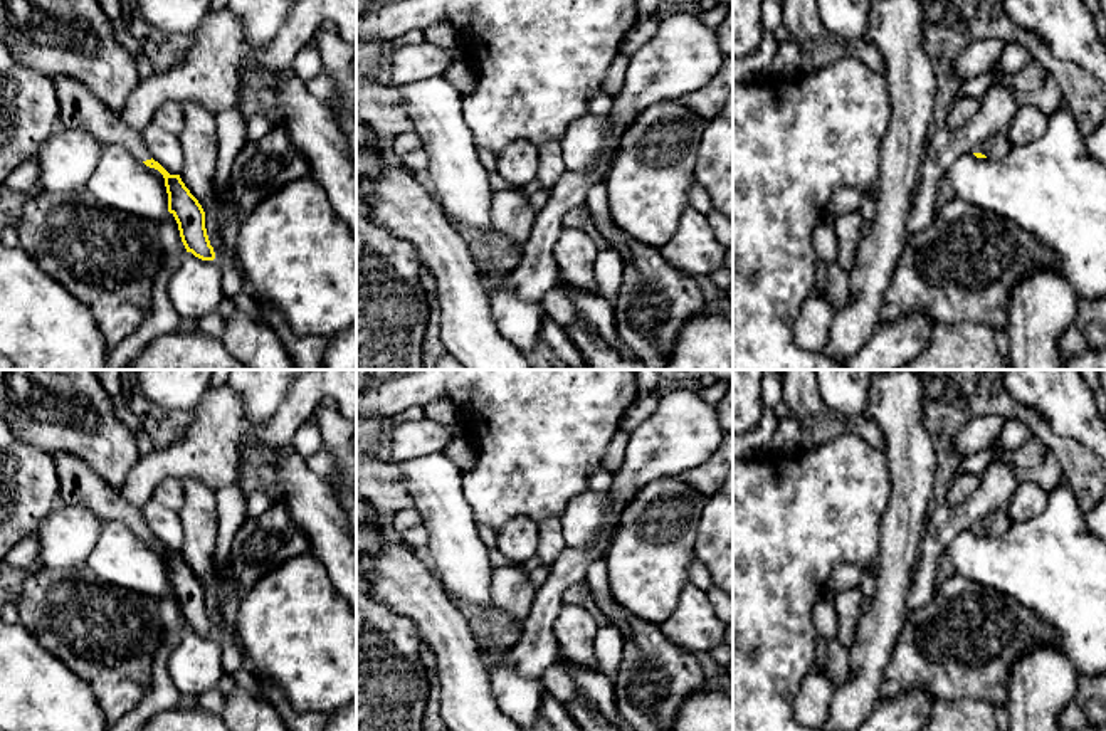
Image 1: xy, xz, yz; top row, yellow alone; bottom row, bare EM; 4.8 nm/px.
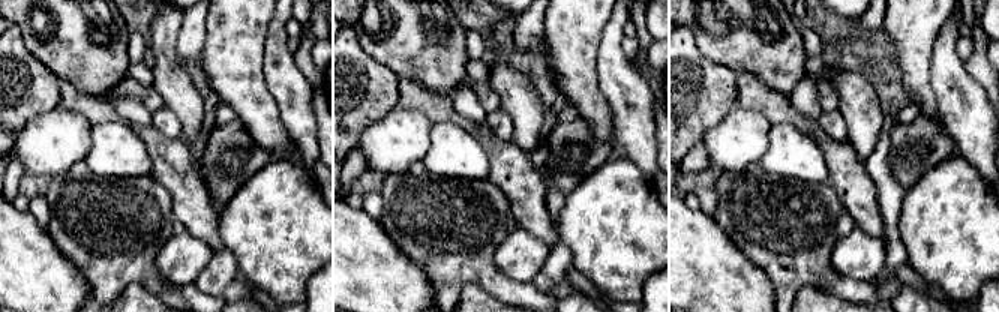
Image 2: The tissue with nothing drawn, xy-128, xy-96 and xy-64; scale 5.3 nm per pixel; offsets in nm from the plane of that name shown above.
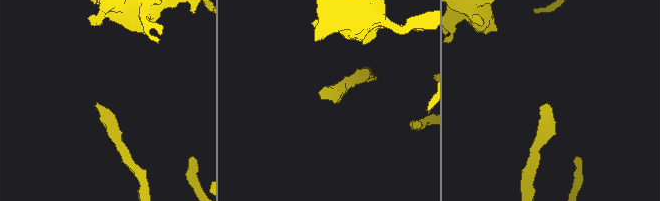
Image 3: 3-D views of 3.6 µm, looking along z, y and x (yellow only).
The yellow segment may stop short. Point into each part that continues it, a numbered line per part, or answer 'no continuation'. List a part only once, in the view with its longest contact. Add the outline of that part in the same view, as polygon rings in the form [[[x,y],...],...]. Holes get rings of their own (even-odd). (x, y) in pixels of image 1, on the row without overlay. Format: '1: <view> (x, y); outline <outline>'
1: yz (995, 523); outline [[[1000,507],[1000,509],[993,511],[993,513],[990,513],[987,518],[978,521],[973,526],[973,529],[982,529],[990,536],[1002,536],[1010,526],[1010,519],[1009,519],[1009,516],[1005,513],[1005,507]]]

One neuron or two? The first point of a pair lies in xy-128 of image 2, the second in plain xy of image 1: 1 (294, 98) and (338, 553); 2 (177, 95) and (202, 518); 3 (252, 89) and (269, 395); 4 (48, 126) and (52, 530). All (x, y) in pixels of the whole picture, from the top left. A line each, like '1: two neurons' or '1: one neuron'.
1: one neuron
2: one neuron
3: one neuron
4: one neuron

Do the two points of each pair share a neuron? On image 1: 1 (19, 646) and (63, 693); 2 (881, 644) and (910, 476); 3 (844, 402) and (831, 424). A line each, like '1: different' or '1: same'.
1: same
2: same
3: different

